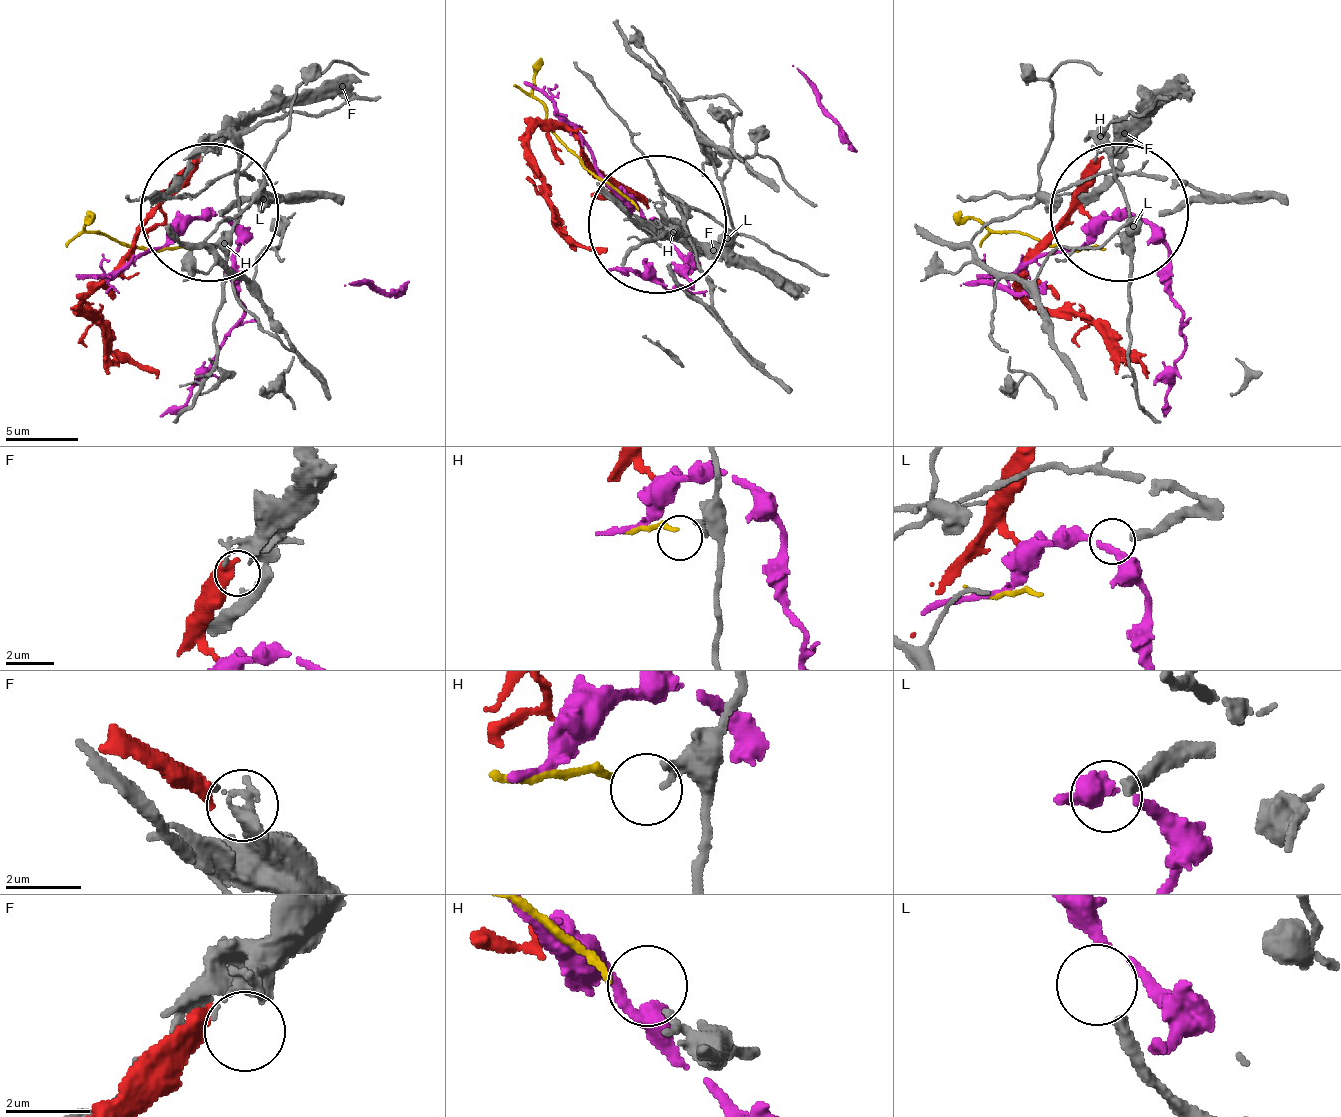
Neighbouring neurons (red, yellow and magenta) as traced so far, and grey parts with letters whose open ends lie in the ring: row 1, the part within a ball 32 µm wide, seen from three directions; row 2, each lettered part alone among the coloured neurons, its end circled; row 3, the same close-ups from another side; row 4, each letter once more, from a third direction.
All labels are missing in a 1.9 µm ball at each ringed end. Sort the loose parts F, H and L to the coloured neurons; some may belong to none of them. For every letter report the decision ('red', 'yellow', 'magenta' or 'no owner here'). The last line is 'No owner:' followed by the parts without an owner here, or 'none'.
F: red
H: yellow
L: no owner here
No owner: L

